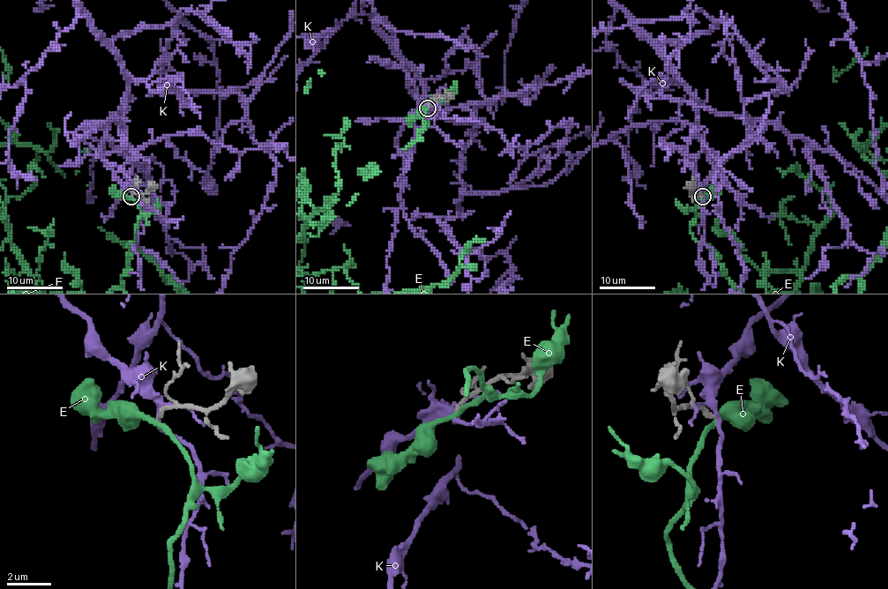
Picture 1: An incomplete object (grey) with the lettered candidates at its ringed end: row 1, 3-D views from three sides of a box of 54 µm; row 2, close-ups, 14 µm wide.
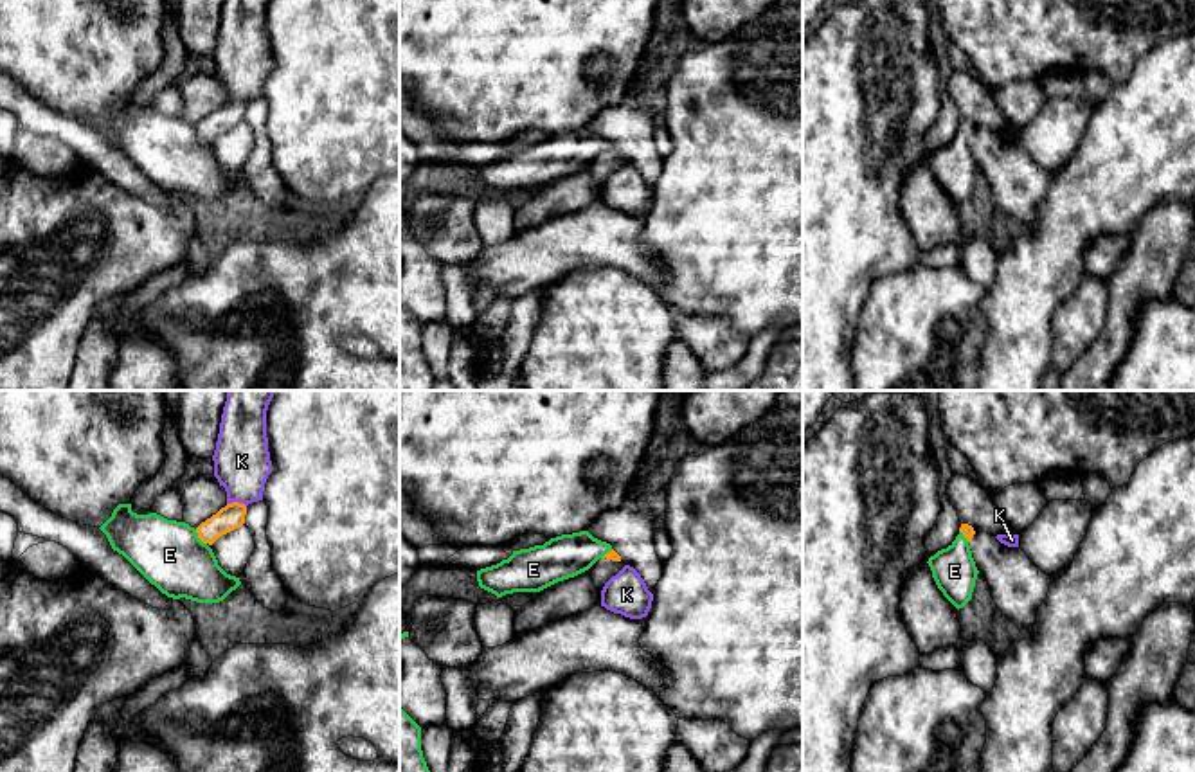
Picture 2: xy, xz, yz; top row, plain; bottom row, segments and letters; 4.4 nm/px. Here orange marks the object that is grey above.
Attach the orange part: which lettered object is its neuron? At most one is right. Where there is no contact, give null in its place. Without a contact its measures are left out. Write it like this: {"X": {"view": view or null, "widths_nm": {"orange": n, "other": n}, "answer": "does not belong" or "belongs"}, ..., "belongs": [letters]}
{"E": {"view": "xy", "widths_nm": {"orange": 120, "other": 300}, "answer": "does not belong"}, "K": {"view": "xy", "widths_nm": {"orange": 120, "other": 260}, "answer": "does not belong"}, "belongs": []}

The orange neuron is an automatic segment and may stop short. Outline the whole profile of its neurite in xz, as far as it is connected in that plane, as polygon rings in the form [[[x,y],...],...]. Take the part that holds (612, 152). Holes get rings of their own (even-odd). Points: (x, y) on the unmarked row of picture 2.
[[[612,146],[603,155],[599,155],[590,166],[590,175],[594,184],[601,189],[605,180],[615,173],[624,160],[621,158],[621,153]]]

